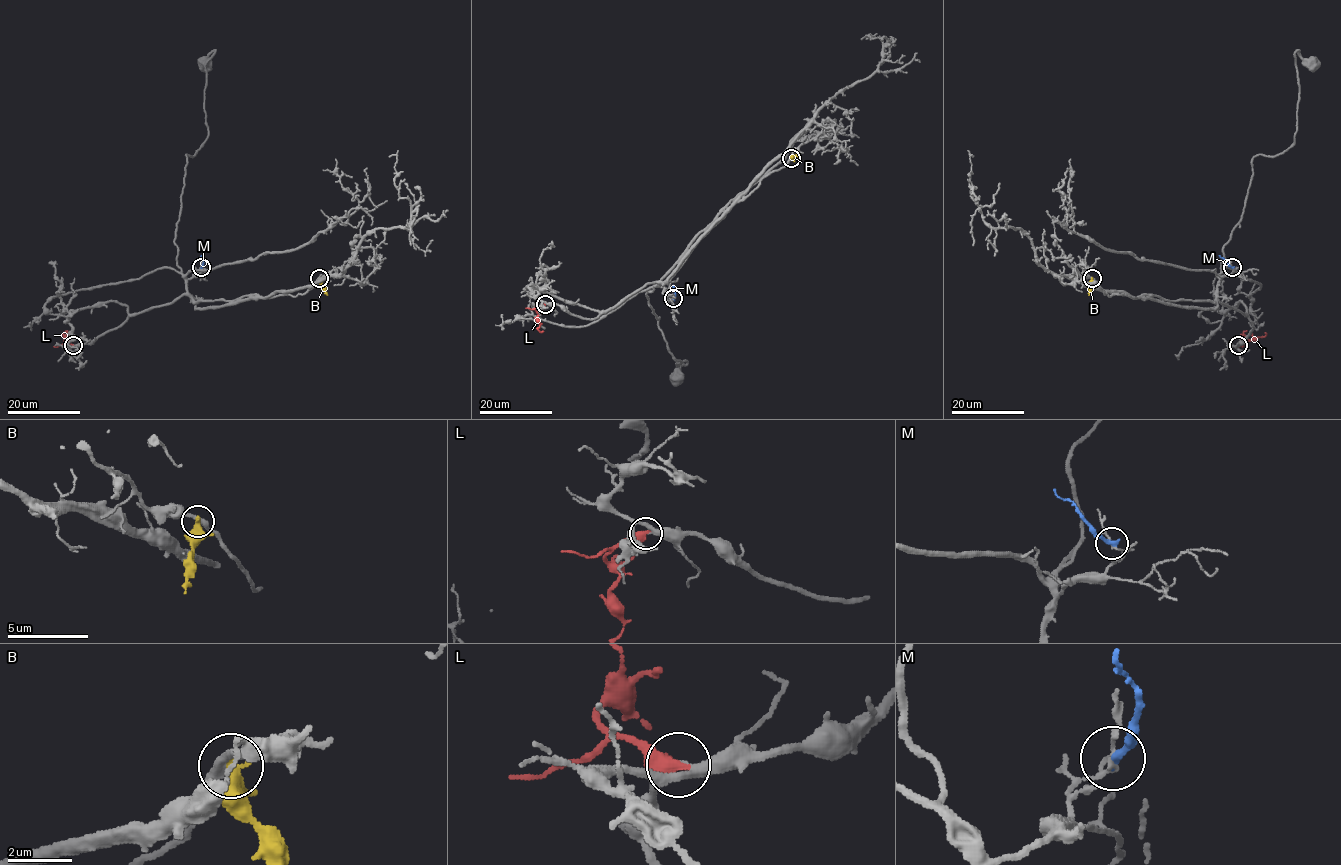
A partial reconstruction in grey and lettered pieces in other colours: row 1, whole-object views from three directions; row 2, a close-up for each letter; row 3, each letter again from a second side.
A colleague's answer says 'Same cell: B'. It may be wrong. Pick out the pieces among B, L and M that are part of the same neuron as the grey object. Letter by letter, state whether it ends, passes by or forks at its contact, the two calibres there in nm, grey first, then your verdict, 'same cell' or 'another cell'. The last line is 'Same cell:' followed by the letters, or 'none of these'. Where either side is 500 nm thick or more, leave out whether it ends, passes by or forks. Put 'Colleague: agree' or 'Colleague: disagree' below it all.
B: it passes by; calibres 280 and 360 nm; another cell
L: calibres 240 and 550 nm; same cell
M: it ends; calibres 100 and 320 nm; another cell
Same cell: L
Colleague: disagree

